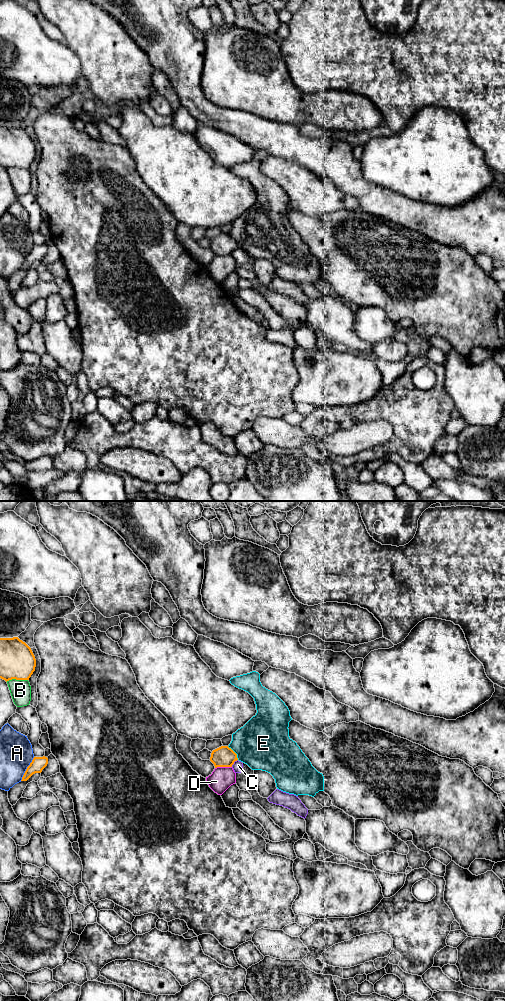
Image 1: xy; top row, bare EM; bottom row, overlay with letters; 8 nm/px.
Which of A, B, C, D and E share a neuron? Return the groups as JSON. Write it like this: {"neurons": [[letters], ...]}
{"neurons": [["A"], ["B"], ["C"], ["D"], ["E"]]}

